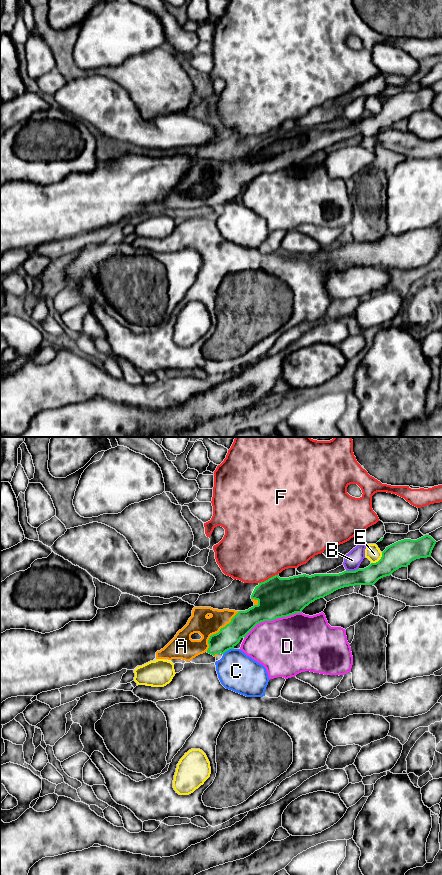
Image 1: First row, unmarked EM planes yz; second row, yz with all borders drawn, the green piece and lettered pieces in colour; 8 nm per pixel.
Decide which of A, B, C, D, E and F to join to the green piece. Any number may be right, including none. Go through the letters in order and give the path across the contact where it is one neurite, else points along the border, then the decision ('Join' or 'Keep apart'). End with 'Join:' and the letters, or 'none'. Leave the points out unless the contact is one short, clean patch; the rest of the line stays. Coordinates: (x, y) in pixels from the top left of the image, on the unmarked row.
A: Join
B: Keep apart
C: Boundary: yz (233, 200), (230, 200), (223, 206). Keep apart
D: Keep apart
E: Boundary: yz (382, 104), (382, 108), (377, 113), (371, 115). Keep apart
F: Keep apart
Join: A

